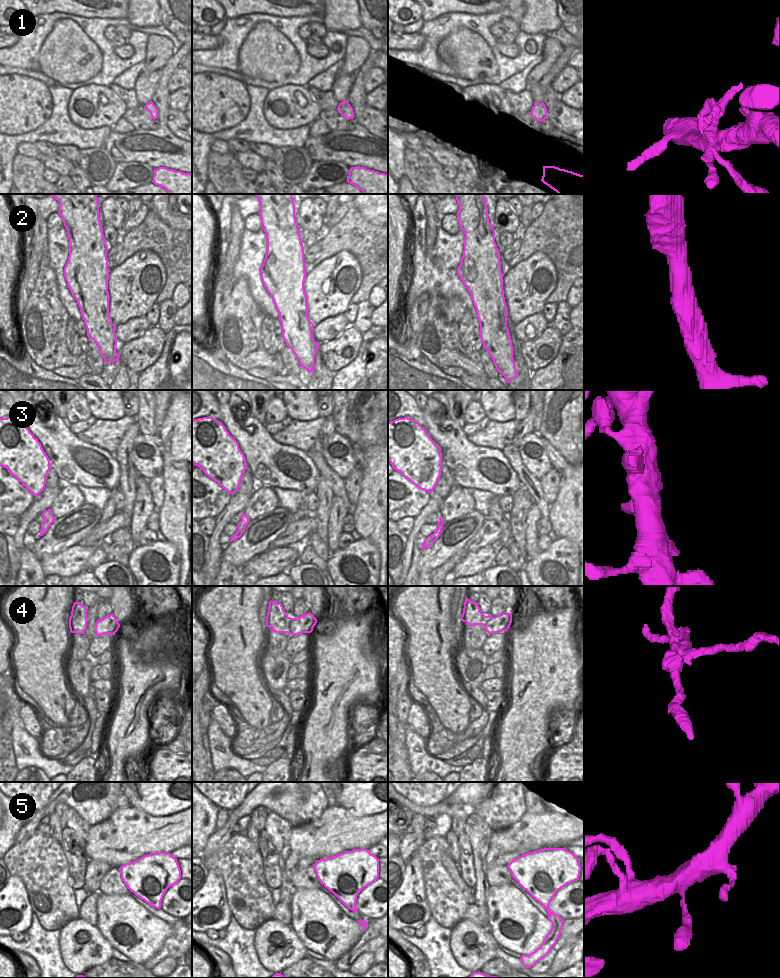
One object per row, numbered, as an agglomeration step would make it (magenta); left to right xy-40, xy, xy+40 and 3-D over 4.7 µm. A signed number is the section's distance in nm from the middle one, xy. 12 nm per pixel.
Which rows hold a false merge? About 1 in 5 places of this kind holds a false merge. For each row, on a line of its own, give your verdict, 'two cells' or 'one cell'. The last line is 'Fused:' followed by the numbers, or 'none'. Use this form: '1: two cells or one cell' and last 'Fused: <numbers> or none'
1: two cells
2: one cell
3: one cell
4: two cells
5: one cell
Fused: 1, 4

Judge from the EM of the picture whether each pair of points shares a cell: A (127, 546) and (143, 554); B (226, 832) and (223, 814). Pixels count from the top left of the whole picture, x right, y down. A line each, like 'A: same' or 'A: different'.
A: different
B: different

